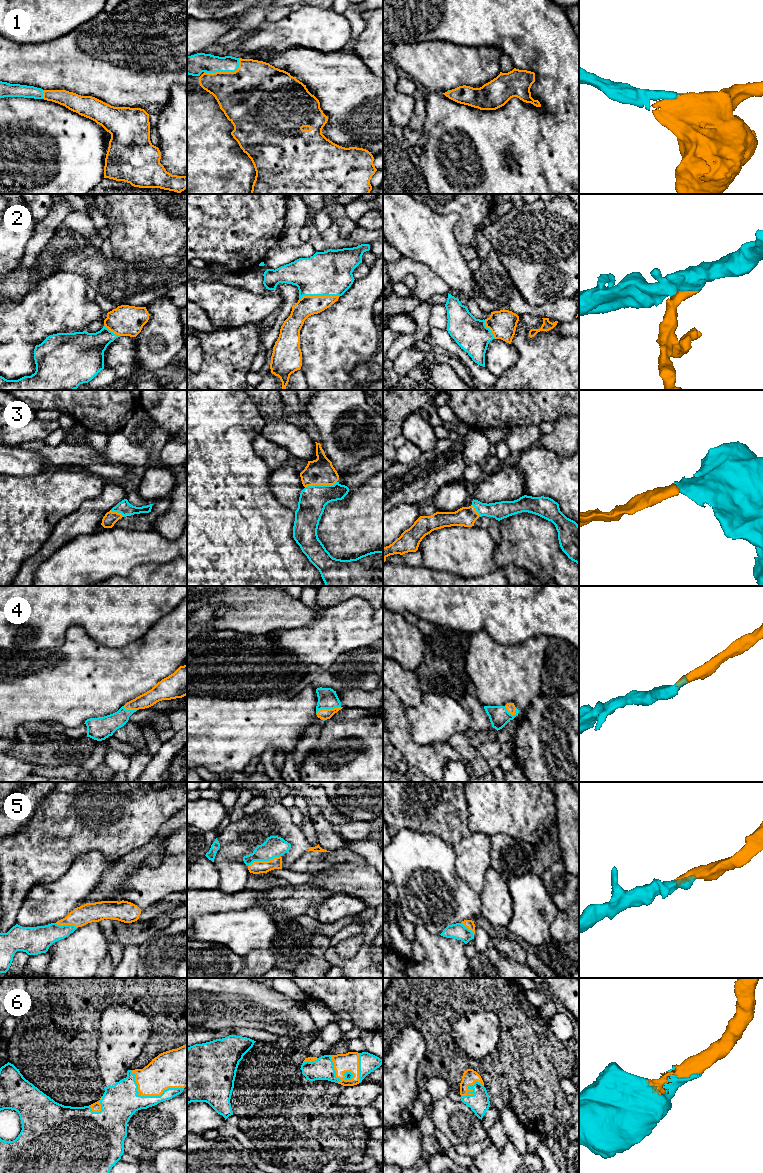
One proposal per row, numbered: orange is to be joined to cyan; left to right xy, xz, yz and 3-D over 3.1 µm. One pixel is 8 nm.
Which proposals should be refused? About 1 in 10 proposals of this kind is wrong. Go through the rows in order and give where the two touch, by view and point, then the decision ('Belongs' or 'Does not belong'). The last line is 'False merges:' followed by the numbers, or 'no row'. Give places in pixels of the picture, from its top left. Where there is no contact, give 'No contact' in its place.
1: Touches cyan at xz (225, 71). Belongs
2: Touches cyan at xz (319, 295). Belongs
3: Touches cyan at xz (320, 485). Belongs
4: Touches cyan at xz (328, 708). Belongs
5: Touches cyan at xz (264, 860). Belongs
6: Touches cyan at xy (150, 1096). Belongs
False merges: no row

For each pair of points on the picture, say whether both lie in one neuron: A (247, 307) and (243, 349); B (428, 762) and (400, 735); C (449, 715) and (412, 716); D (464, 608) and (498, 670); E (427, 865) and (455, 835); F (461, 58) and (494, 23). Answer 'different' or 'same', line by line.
A: different
B: same
C: same
D: different
E: different
F: different

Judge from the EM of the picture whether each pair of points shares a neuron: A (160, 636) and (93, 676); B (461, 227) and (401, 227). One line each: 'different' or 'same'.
A: same
B: different

